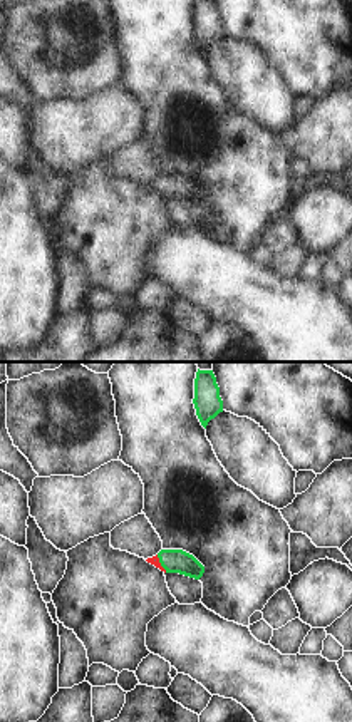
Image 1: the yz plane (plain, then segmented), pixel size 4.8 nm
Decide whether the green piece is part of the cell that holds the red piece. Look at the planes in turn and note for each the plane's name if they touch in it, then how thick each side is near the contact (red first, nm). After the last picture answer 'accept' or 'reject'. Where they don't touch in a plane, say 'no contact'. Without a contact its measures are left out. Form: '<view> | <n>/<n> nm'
yz | 50/110 nm

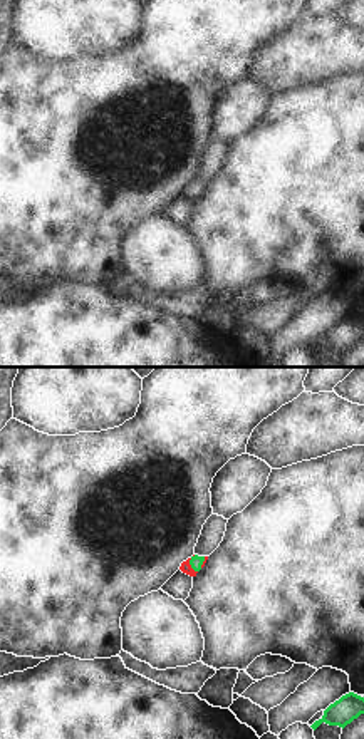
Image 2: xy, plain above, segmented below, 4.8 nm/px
xy | 50/60 nm

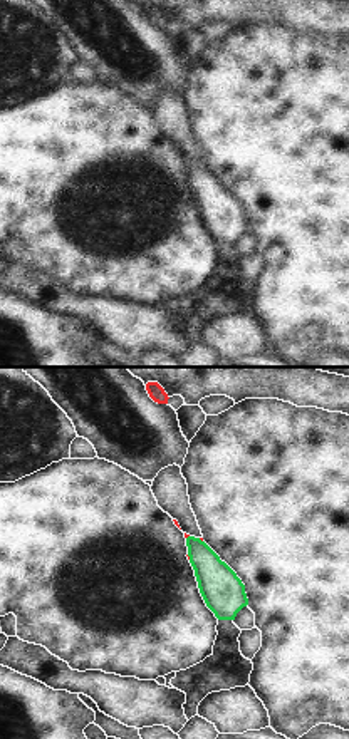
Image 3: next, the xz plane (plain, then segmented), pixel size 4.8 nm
xz | 20/200 nm

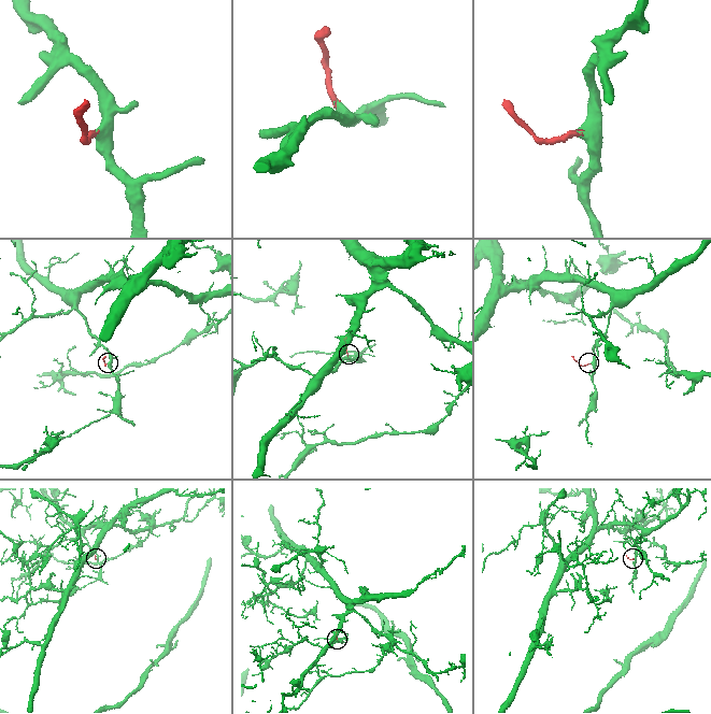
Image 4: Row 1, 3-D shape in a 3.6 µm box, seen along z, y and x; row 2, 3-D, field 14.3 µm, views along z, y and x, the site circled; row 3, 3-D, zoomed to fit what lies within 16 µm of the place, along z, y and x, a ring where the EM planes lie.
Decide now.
accept

